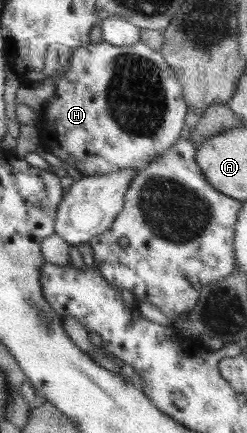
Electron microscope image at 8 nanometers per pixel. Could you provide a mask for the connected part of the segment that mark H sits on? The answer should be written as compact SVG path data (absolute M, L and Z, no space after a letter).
M140 40L129 46L115 46L105 41L99 43L90 42L87 46L79 47L73 51L68 66L69 70L63 72L63 76L58 79L55 92L47 101L47 116L39 116L49 126L47 124L45 126L39 125L37 129L39 130L40 144L48 152L51 152L53 156L63 160L67 166L75 168L82 176L95 176L95 174L101 176L127 168L139 168L140 171L163 154L165 150L169 150L181 138L180 133L185 126L185 117L189 110L183 98L183 86L181 86L179 78L175 76L175 70L167 64L167 60L165 60L160 51L149 48Z

